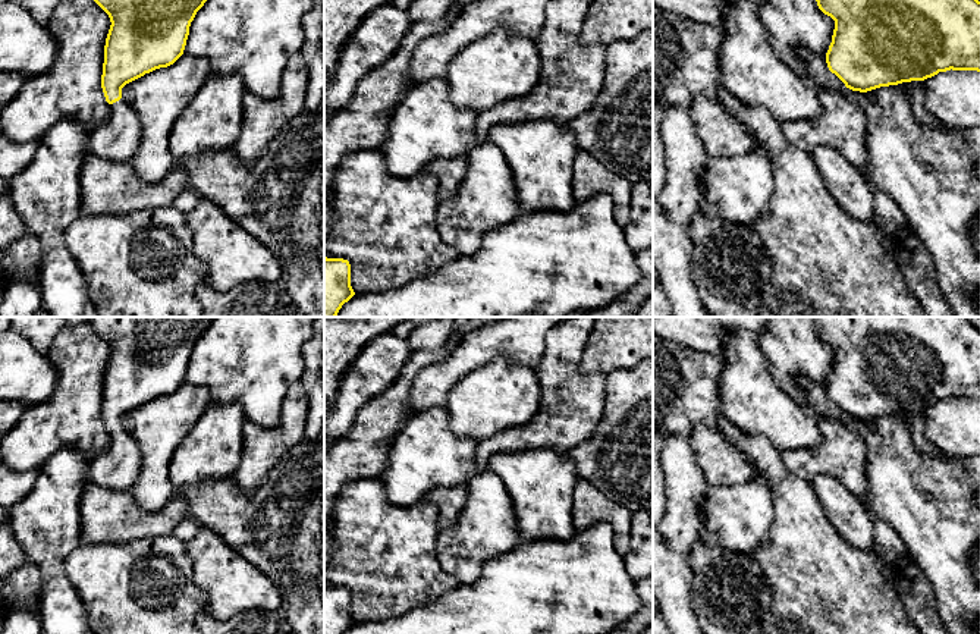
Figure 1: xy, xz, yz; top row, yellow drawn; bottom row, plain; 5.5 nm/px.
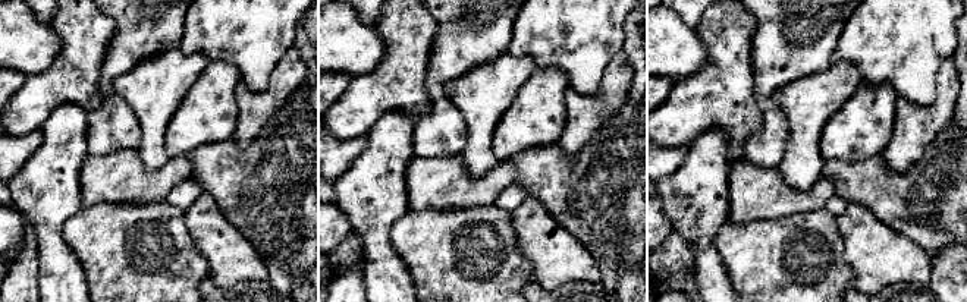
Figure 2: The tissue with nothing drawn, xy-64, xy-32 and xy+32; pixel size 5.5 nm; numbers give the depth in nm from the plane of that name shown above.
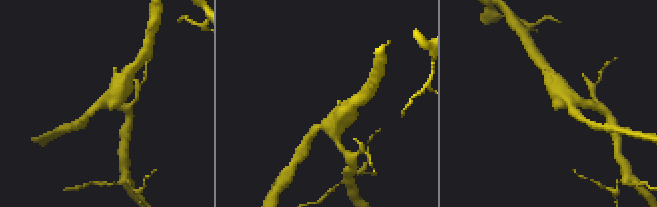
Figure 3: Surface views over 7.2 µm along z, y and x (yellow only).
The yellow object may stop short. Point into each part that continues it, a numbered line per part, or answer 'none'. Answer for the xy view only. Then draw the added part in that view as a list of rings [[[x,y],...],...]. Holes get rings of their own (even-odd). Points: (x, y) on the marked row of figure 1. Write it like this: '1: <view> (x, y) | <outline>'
1: xy (118, 137) | [[[120,98],[110,104],[110,116],[89,135],[89,153],[104,160],[131,160],[141,139],[141,122],[134,109]]]

